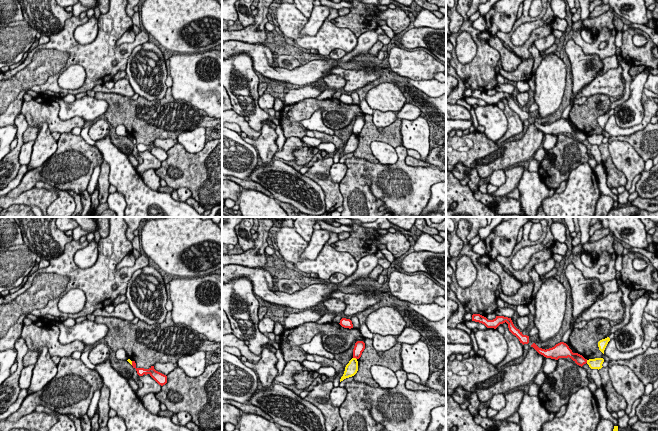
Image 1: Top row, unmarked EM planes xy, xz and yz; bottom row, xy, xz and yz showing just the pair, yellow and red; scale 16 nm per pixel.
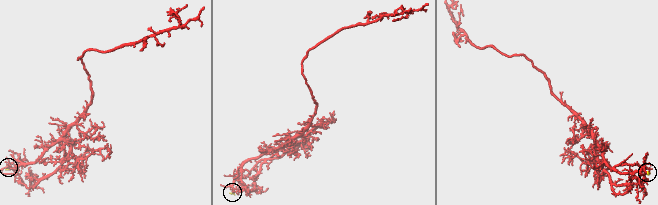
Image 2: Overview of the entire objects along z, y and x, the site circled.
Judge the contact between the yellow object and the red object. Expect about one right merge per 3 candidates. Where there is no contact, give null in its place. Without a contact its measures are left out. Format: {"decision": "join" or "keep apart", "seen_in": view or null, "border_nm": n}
{"decision": "keep apart", "seen_in": "xz", "border_nm": 70}

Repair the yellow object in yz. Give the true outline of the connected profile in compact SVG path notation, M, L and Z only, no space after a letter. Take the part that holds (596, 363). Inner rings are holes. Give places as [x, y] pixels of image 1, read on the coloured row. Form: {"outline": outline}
{"outline": "M595 358L587 360L587 364L591 369L601 369L603 366L604 359L603 358Z"}

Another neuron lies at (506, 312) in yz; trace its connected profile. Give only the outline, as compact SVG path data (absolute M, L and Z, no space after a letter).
M497 308L497 310L495 311L496 316L504 316L504 317L508 317L508 318L512 318L512 316L514 315L514 310L511 308Z

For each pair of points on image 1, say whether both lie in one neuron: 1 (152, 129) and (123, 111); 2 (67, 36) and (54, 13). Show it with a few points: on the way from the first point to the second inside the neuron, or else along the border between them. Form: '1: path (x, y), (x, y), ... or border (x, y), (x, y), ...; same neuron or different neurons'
1: path (145, 122), (140, 117), (130, 113); same neuron
2: border (72, 15), (59, 31), (49, 36); different neurons

